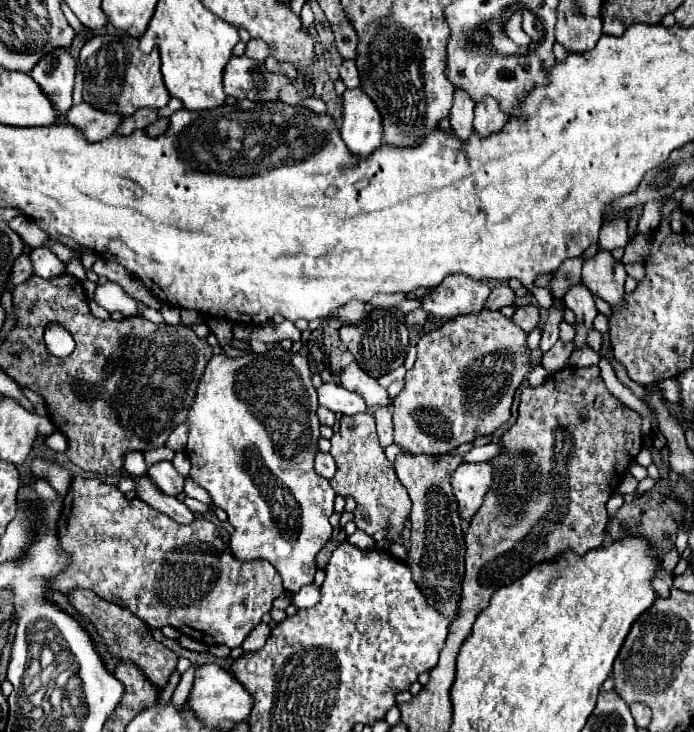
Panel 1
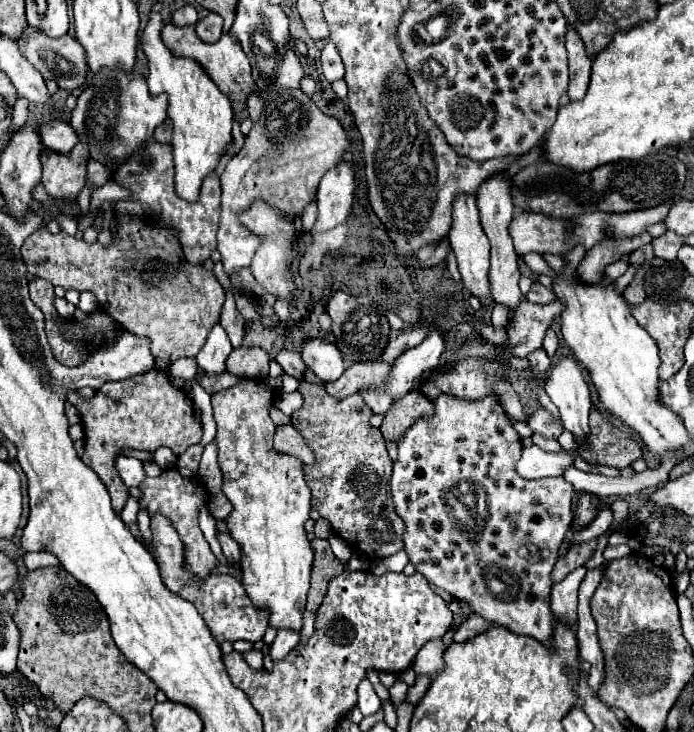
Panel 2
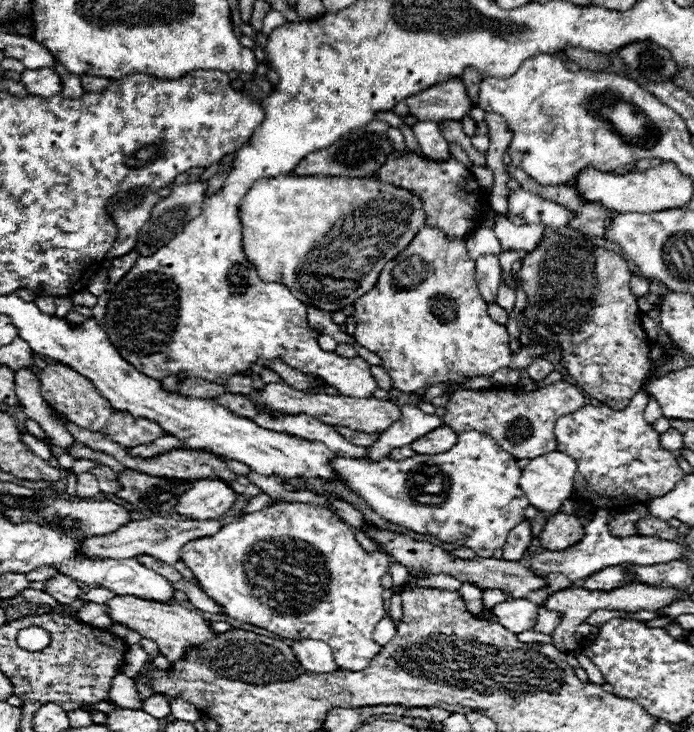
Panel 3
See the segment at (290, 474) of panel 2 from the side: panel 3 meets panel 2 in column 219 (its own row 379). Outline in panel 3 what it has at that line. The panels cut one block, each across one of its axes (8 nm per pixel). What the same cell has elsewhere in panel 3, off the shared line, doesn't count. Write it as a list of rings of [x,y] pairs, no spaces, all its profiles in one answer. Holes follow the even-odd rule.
[[[432,228],[420,230],[420,234],[416,234],[414,242],[410,242],[392,262],[388,262],[384,266],[384,270],[380,272],[380,278],[378,278],[376,286],[368,294],[364,294],[364,296],[358,298],[354,302],[354,308],[356,308],[356,312],[354,312],[354,318],[356,318],[356,334],[354,334],[354,338],[356,338],[356,342],[360,346],[364,346],[366,350],[370,350],[370,352],[374,352],[374,354],[378,354],[382,358],[382,368],[390,374],[392,386],[396,390],[400,390],[400,392],[422,392],[422,390],[426,390],[426,386],[432,386],[432,384],[438,384],[438,382],[446,382],[446,380],[460,382],[466,376],[492,376],[498,368],[506,368],[506,366],[524,372],[534,358],[538,358],[538,356],[544,354],[544,346],[534,346],[534,348],[522,346],[518,352],[514,352],[514,354],[510,352],[510,340],[508,340],[506,326],[500,326],[500,324],[492,322],[492,318],[488,316],[488,310],[486,310],[486,302],[482,300],[482,296],[478,292],[478,286],[476,286],[476,266],[474,266],[474,262],[466,254],[466,240],[448,242],[444,238],[444,234],[440,230],[436,230],[436,228],[434,230]]]

